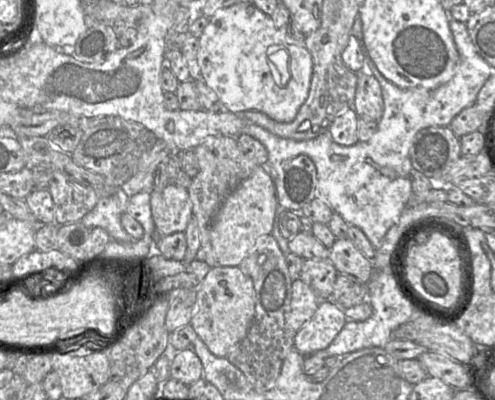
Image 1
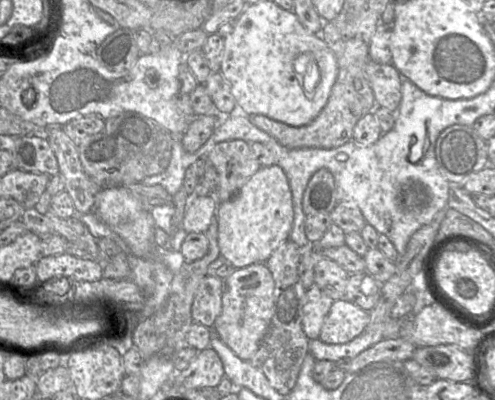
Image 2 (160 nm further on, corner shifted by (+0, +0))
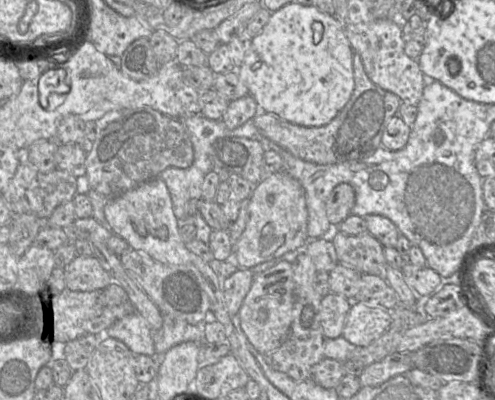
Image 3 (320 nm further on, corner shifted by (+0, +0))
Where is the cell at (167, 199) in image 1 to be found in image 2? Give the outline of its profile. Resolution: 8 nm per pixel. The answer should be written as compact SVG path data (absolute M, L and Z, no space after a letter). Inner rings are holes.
M213 196L188 198L181 229L186 233L205 233L214 218L219 204Z

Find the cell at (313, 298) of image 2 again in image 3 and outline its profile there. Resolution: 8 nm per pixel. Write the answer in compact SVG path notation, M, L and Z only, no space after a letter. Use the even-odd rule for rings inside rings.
M330 292L321 300L320 322L325 339L335 339L342 336L346 317L353 300Z

